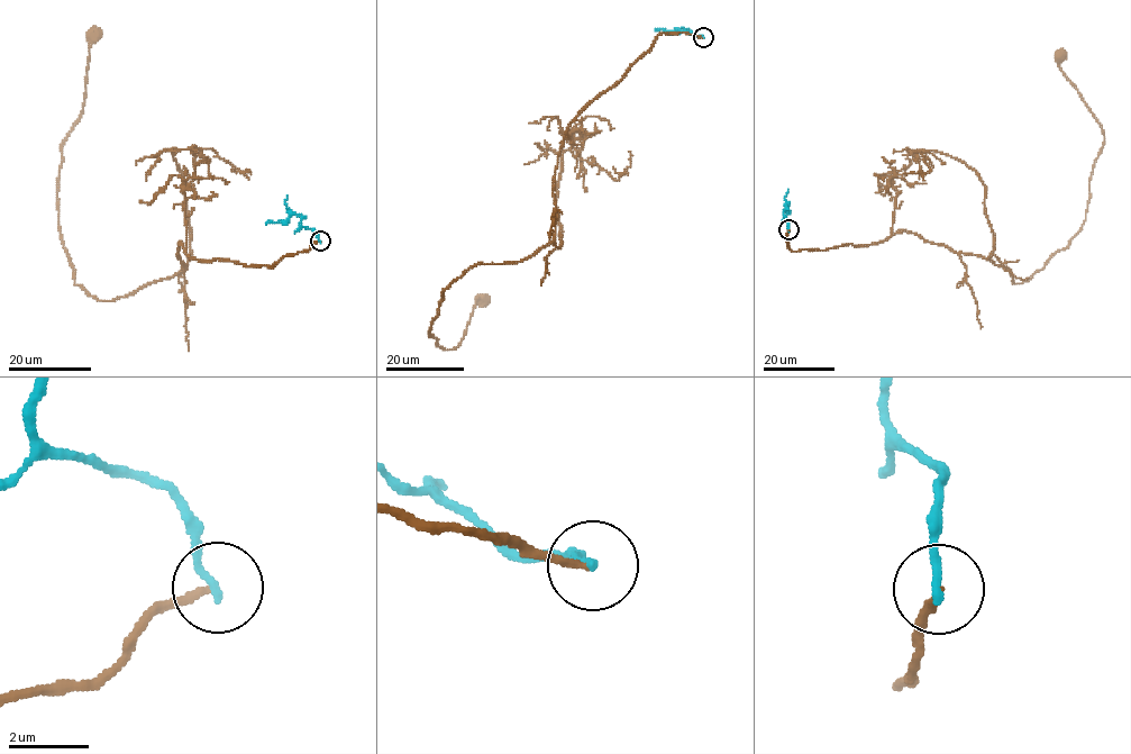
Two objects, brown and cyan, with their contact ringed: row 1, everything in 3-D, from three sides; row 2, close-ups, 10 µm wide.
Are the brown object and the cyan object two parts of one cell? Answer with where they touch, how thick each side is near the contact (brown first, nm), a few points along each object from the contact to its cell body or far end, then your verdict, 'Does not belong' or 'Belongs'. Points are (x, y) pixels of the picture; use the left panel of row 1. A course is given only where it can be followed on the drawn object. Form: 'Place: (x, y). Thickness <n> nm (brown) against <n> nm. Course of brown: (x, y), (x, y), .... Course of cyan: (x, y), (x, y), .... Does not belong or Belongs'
Place: (320, 241). Thickness 160 nm (brown) against 200 nm. Course of brown: (320, 241), (271, 268), (202, 261), (180, 241), (184, 269), (107, 301), (74, 283), (57, 178), (96, 35). Course of cyan: (320, 241), (313, 230), (301, 224), (302, 218), (293, 214), (284, 221), (265, 224). Does not belong

